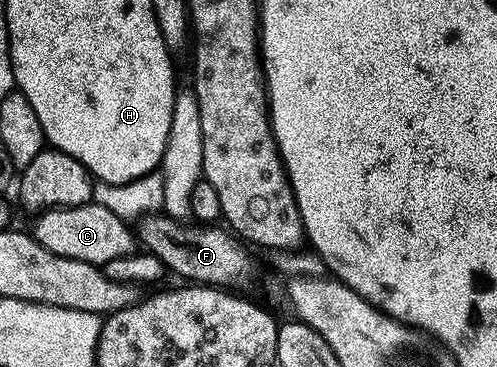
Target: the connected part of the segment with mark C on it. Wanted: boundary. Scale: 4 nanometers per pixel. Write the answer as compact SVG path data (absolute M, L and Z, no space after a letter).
M93 201L84 206L43 210L36 215L35 220L37 223L31 227L35 241L43 244L43 248L71 260L83 260L87 264L103 268L111 260L119 260L119 256L127 256L135 250L135 234L130 223Z

